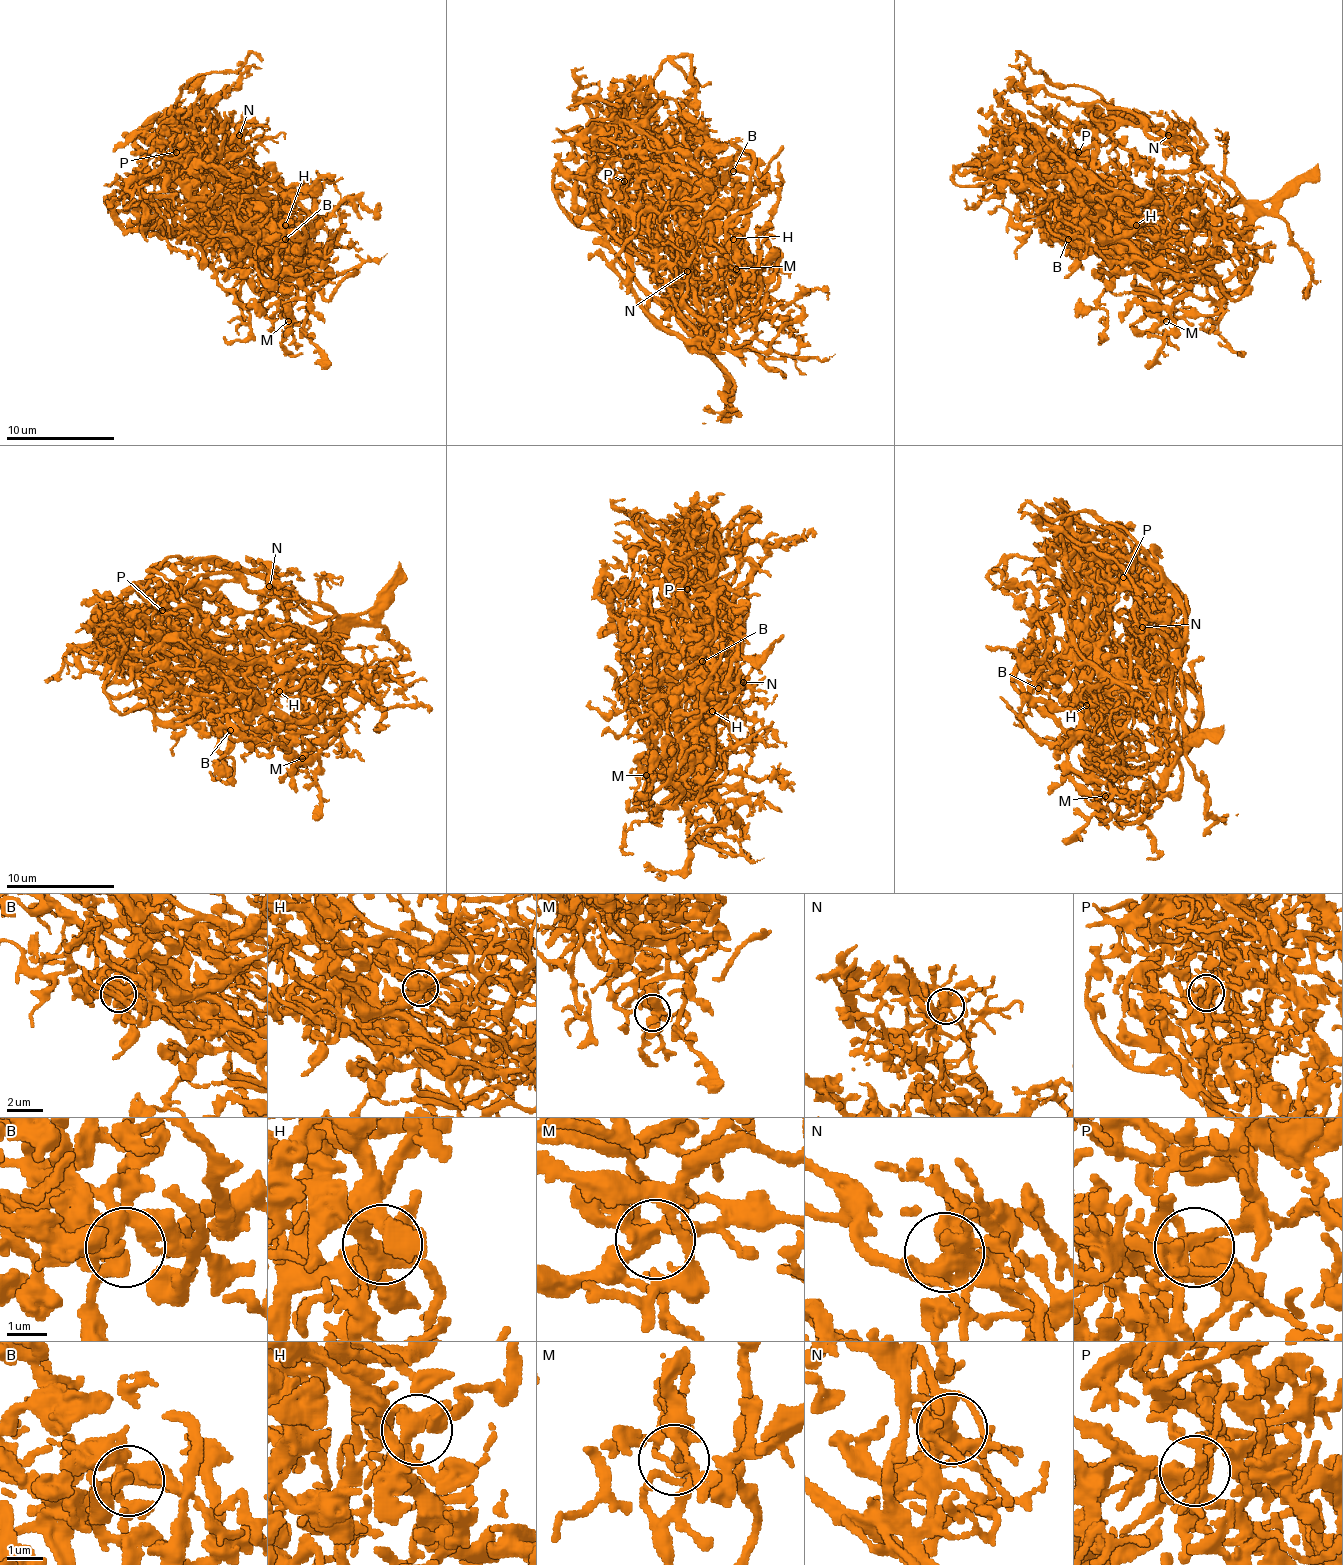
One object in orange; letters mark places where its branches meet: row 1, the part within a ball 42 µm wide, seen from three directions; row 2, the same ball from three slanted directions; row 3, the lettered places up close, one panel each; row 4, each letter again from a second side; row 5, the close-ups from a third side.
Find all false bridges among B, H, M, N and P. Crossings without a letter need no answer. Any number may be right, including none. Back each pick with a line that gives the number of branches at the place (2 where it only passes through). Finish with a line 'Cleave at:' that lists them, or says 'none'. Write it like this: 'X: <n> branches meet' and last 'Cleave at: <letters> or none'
Cleave at: none

